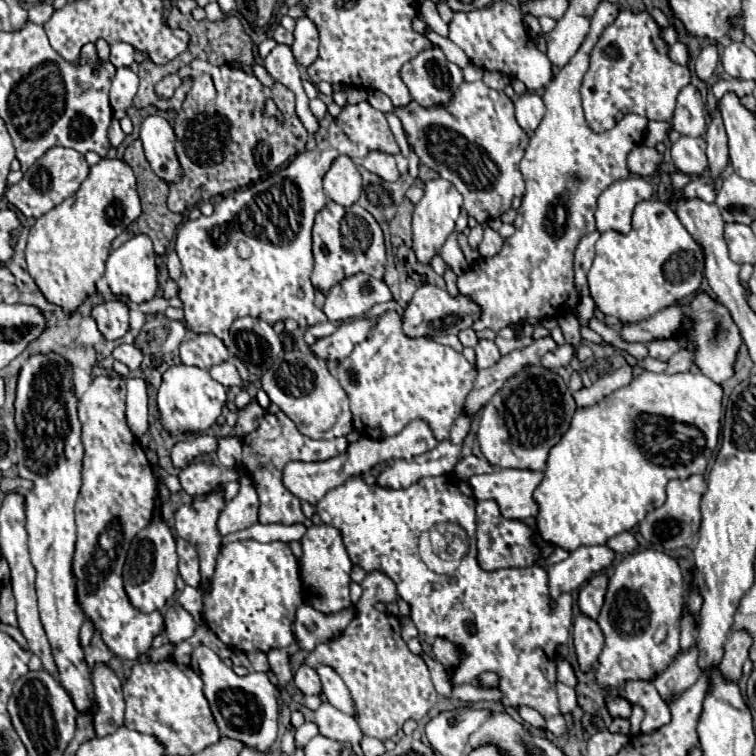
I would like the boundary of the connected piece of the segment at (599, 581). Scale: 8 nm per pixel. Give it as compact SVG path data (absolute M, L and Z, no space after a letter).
M603 573L591 577L587 581L587 585L579 591L577 605L579 605L581 613L591 617L591 619L597 619L597 615L601 611L601 605L603 605L605 591L607 591L607 577Z

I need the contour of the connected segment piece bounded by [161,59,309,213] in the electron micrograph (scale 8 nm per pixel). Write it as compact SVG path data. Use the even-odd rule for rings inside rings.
M195 59L161 81L181 81L182 84L187 75L193 77L193 87L173 125L177 135L175 149L183 167L181 183L169 184L167 200L173 213L183 213L199 201L209 201L215 195L267 179L305 149L309 133L295 113L295 95L285 85L273 83L269 89L241 69L229 65L215 67L201 59ZM267 97L277 99L277 107L285 119L283 125L263 113Z

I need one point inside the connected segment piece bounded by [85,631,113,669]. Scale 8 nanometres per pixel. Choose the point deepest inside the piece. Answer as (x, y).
(96, 652)

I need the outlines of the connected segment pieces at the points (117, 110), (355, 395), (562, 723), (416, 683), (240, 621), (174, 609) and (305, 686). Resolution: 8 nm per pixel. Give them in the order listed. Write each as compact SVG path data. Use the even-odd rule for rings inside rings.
M125 67L125 69L117 69L117 75L113 79L111 85L111 93L109 93L109 101L111 101L111 109L115 119L123 119L127 109L133 105L133 97L137 93L137 75Z
M387 311L377 319L371 337L359 343L353 353L343 359L337 367L337 379L345 393L351 399L351 413L353 413L353 427L359 435L379 439L391 437L403 431L403 427L415 419L423 419L429 423L437 441L449 439L449 429L453 421L465 409L465 397L473 389L477 371L461 353L455 349L435 343L431 339L409 339L401 333L401 319L397 311Z
M557 715L557 717L551 717L547 721L547 731L551 731L555 737L563 737L567 733L567 721L563 715Z
M371 571L363 579L361 587L363 595L355 605L355 617L347 629L339 637L317 645L309 655L311 659L321 659L321 665L337 669L337 675L353 695L357 723L363 735L385 741L391 739L407 719L423 719L435 705L437 693L425 661L413 655L401 639L399 619L375 609L379 597L399 597L393 581L381 571Z
M235 541L225 545L217 557L211 593L203 597L205 623L229 649L267 653L293 643L291 625L301 601L299 565L287 543Z
M171 605L165 613L165 635L167 639L177 645L194 634L196 623L193 617L179 605Z
M301 665L295 671L295 685L303 691L303 695L321 695L321 681L313 667Z

